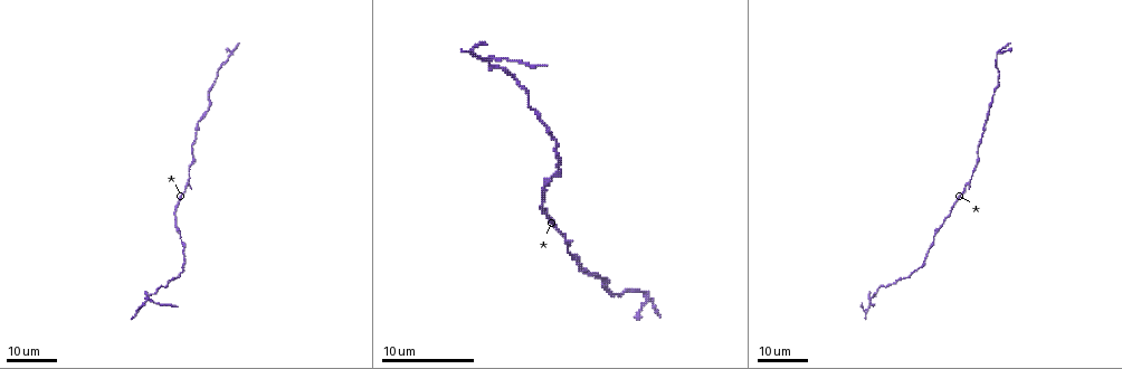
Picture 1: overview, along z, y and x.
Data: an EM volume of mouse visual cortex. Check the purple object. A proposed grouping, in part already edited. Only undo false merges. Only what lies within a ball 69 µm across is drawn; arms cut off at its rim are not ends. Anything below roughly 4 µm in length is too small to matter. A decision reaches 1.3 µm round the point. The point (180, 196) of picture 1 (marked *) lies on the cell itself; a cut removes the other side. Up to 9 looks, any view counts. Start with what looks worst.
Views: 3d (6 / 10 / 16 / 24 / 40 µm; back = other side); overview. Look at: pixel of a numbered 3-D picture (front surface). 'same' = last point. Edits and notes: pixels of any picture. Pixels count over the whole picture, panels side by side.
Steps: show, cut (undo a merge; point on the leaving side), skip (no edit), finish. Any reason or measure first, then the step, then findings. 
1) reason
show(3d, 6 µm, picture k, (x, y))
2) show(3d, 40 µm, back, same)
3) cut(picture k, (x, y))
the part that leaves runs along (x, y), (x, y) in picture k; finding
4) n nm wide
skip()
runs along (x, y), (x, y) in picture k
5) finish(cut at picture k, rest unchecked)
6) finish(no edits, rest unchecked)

small branch off a trunk
show(3d, 16 µm, picture 1, (492, 59))

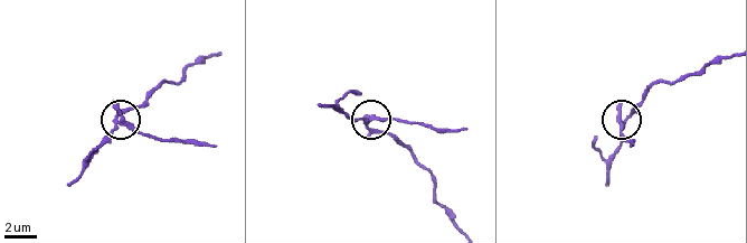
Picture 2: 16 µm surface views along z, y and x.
show(3d, 10 µm, picture 2, (118, 122))

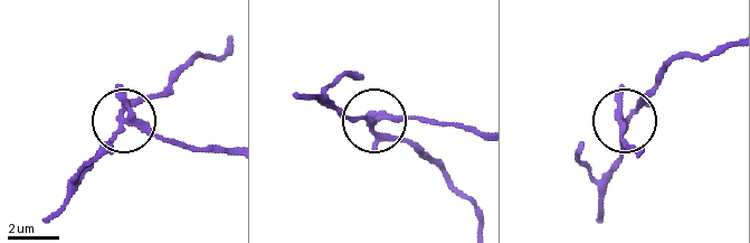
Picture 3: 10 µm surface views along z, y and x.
show(3d, 10 µm, back, picture 3, (126, 123))

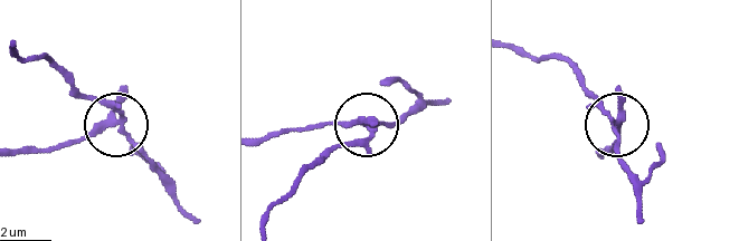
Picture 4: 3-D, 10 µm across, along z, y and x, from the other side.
4 arms
cut(picture 4, (82, 136))
two cells meet here

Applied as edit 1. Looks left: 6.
show(overview)

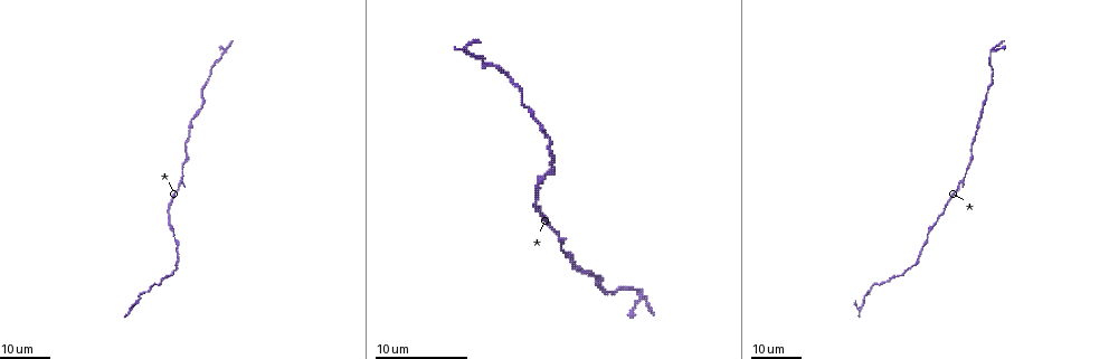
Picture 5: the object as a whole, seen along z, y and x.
show(3d, 24 µm, picture 5, (534, 118))

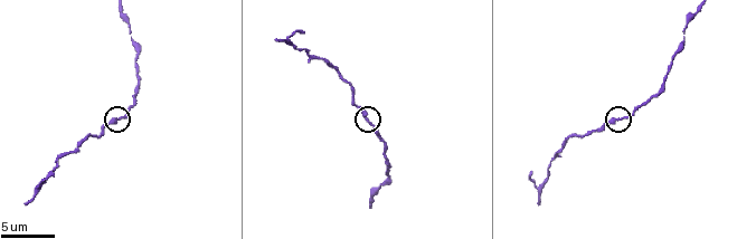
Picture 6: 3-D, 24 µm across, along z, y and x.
show(3d, 10 µm, picture 6, (366, 120))

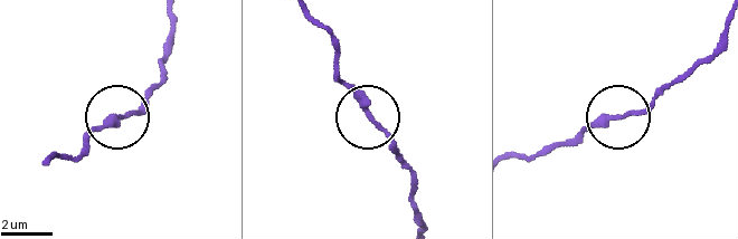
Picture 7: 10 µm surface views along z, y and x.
220 nm wide
skip()
runs along (419, 220), (410, 169), (338, 75) in picture 7; one cell here

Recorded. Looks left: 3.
sudden change in width
show(3d, 24 µm, picture 5, (181, 182))

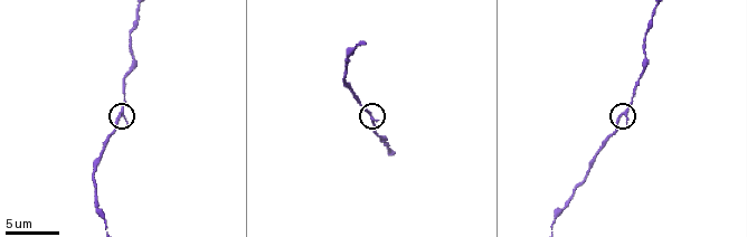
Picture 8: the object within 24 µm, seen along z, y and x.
show(3d, 6 µm, picture 8, (628, 111))

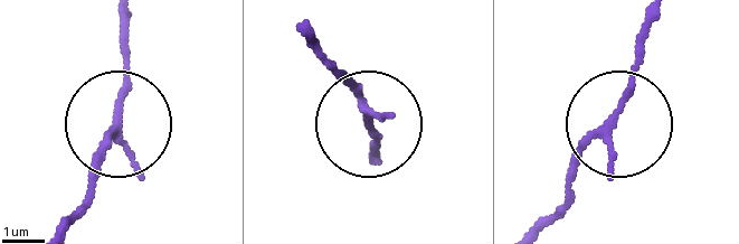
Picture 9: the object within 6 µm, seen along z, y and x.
150 nm wide
skip()
one cell here

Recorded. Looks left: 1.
sudden change in width
show(3d, 16 µm, picture 6, (338, 72))

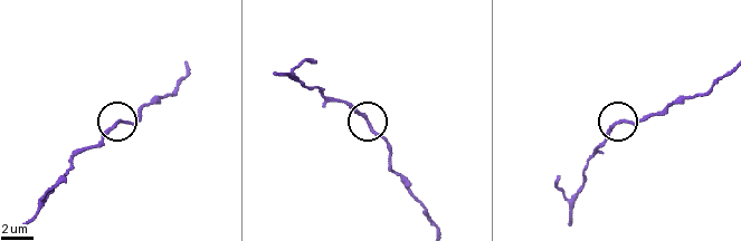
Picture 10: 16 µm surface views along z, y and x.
skip()
runs along (722, 74), (663, 113), (618, 124), (596, 148) in picture 10; one cell here

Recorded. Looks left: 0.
finish(cut at picture 4, rest unchecked)

